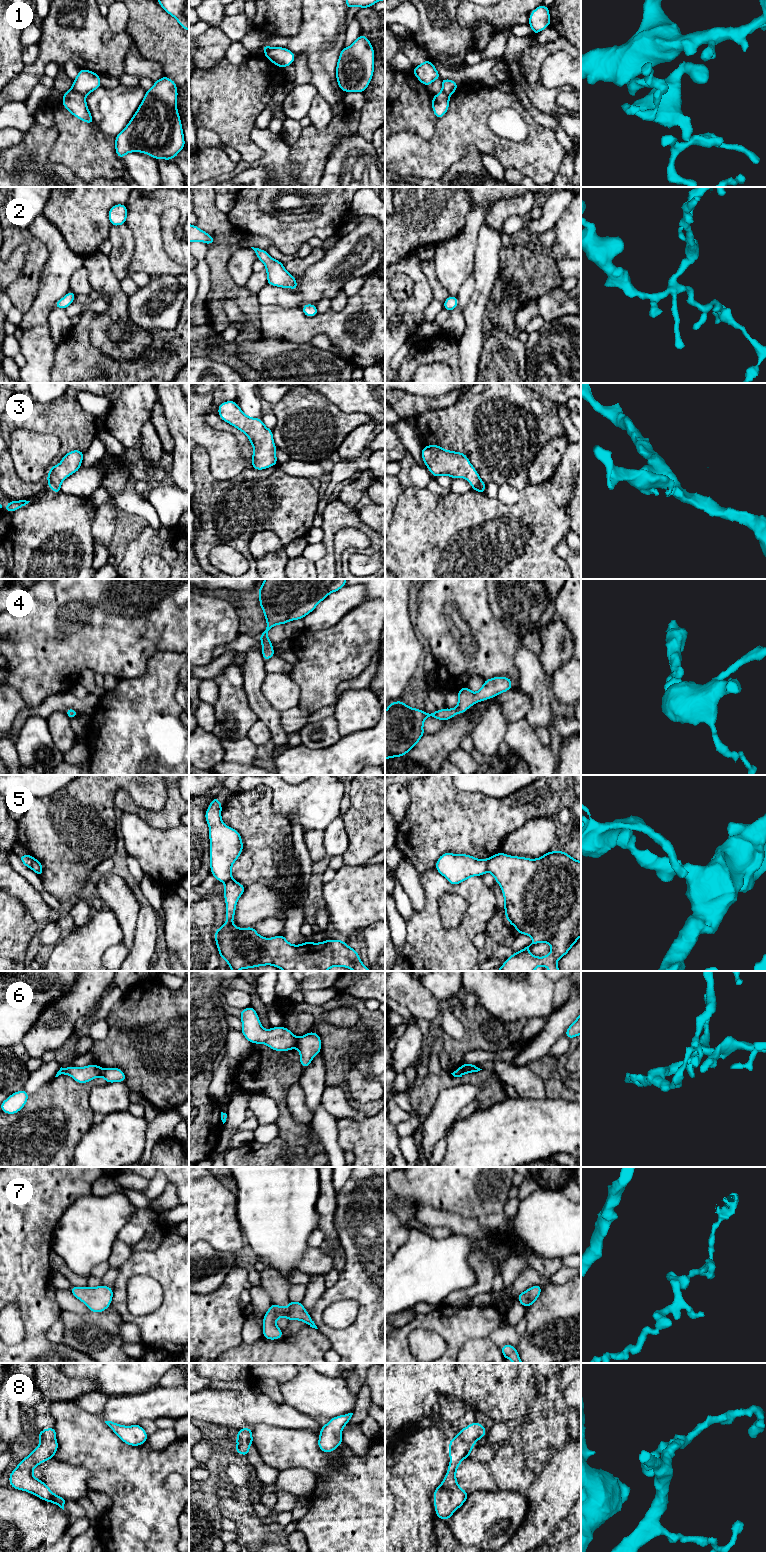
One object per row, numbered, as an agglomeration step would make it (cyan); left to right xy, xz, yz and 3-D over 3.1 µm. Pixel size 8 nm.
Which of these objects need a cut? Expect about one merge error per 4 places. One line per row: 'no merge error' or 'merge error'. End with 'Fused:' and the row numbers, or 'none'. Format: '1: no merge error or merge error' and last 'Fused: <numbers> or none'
1: merge error
2: no merge error
3: no merge error
4: no merge error
5: merge error
6: merge error
7: no merge error
8: no merge error
Fused: 1, 5, 6

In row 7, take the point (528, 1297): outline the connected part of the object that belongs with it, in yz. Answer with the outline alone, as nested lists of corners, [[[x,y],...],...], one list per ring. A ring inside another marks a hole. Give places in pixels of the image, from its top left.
[[[534,1285],[528,1290],[520,1293],[517,1297],[518,1302],[525,1306],[526,1309],[529,1308],[540,1296],[542,1287],[541,1285]]]

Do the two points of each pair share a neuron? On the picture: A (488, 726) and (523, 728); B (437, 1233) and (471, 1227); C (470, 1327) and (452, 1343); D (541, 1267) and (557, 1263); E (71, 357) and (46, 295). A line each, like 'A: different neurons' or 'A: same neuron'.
A: different neurons
B: different neurons
C: same neuron
D: same neuron
E: different neurons

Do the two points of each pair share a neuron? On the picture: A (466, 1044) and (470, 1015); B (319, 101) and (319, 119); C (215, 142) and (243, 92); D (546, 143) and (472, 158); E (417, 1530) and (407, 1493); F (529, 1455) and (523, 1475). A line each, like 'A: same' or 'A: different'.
A: same
B: same
C: different
D: different
E: same
F: different

